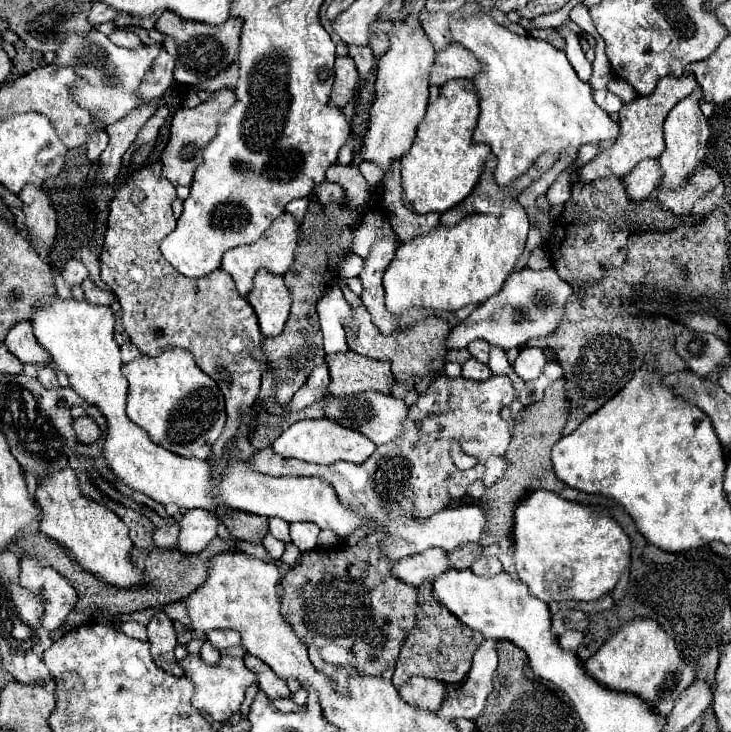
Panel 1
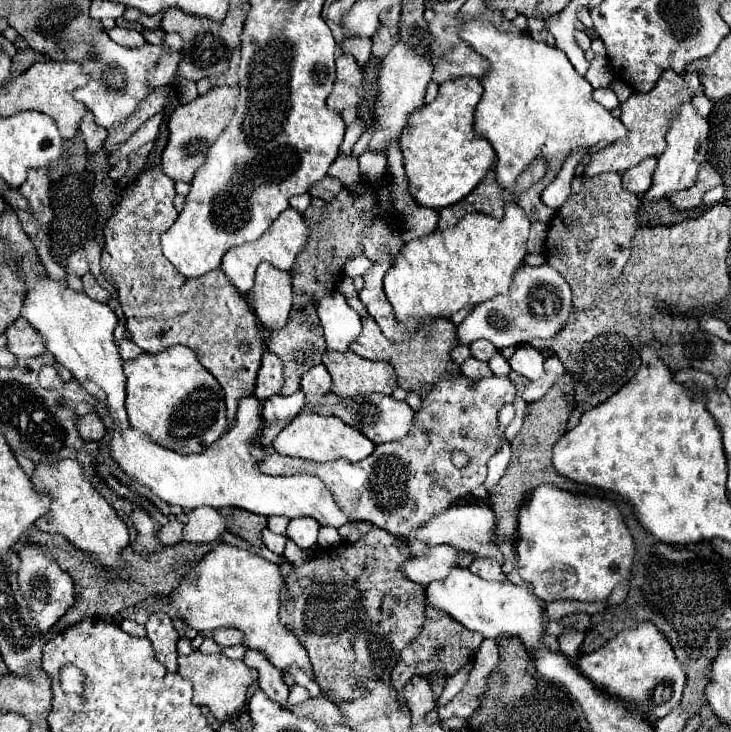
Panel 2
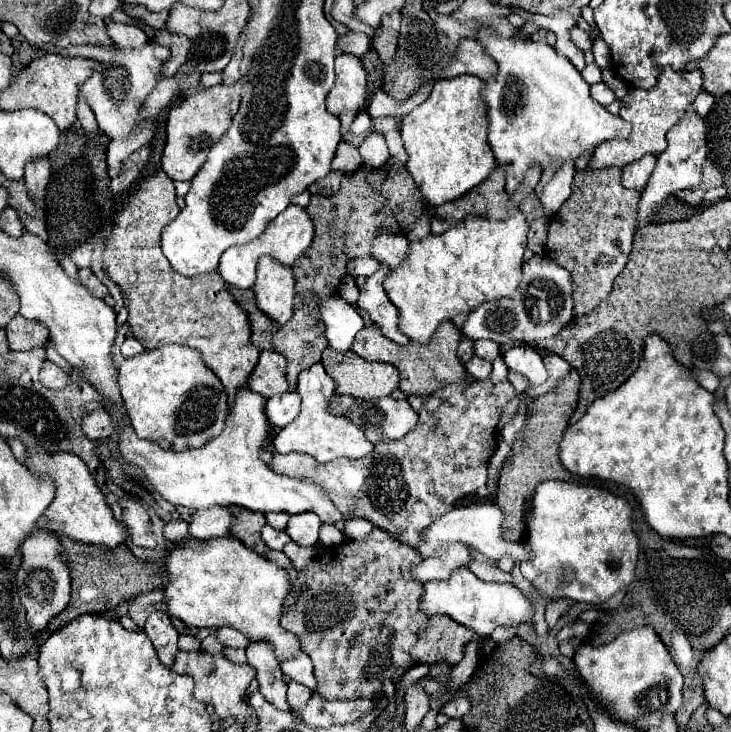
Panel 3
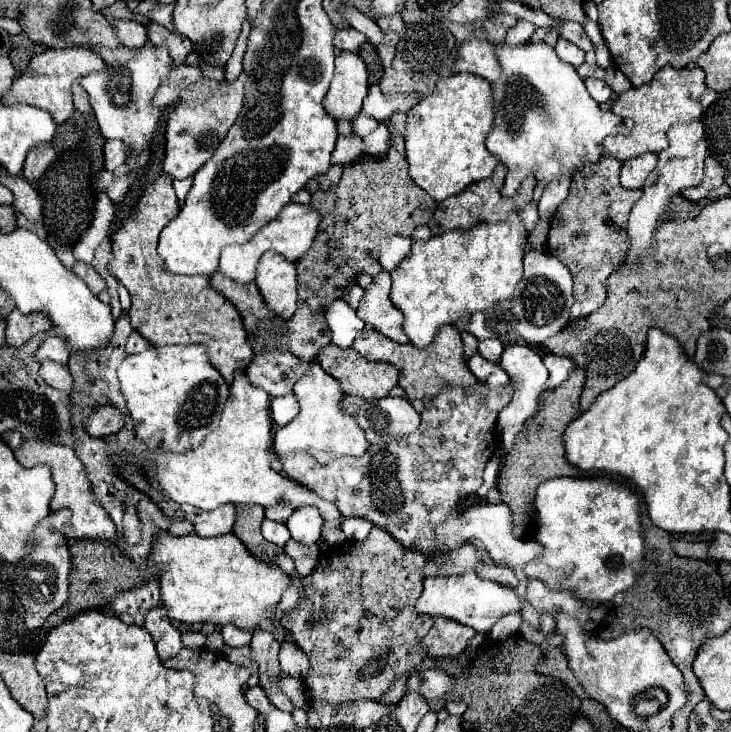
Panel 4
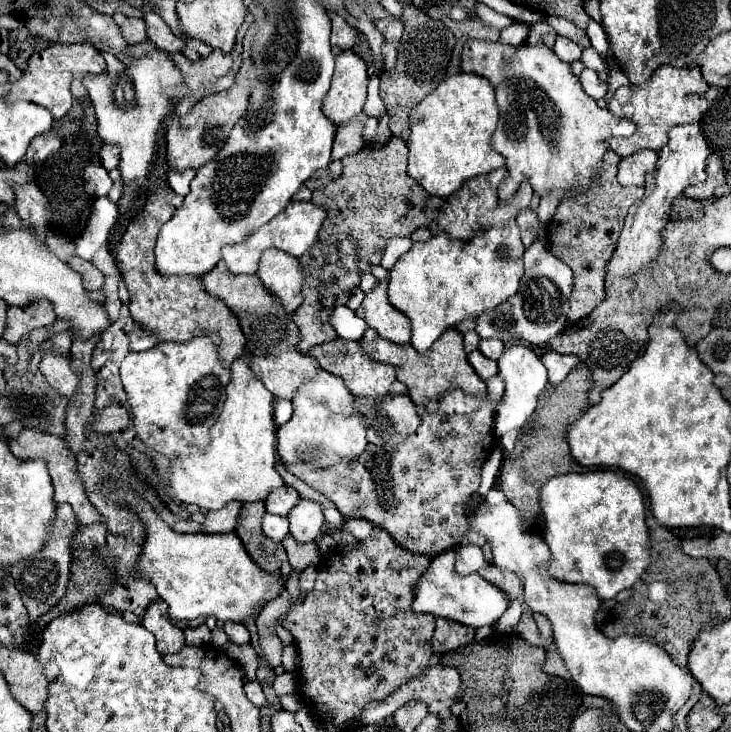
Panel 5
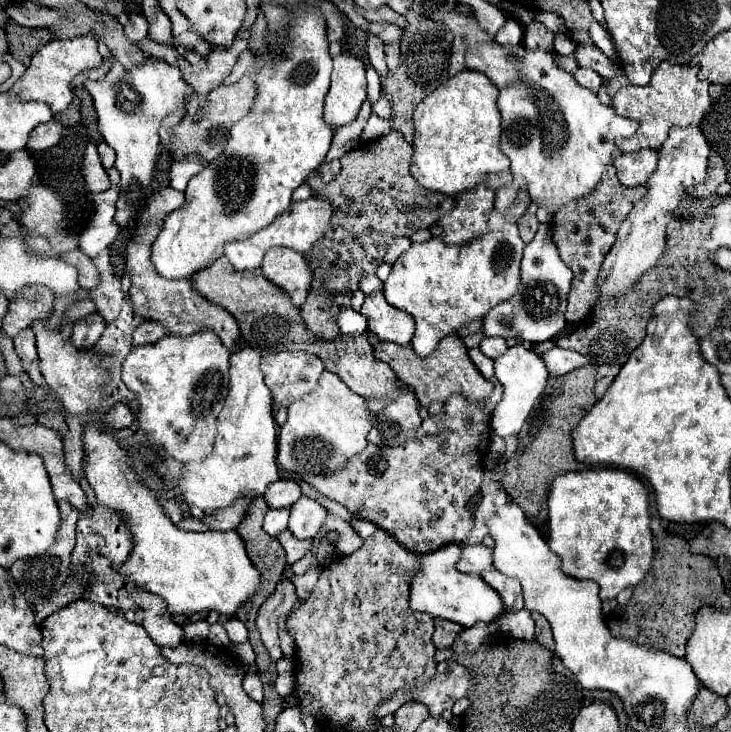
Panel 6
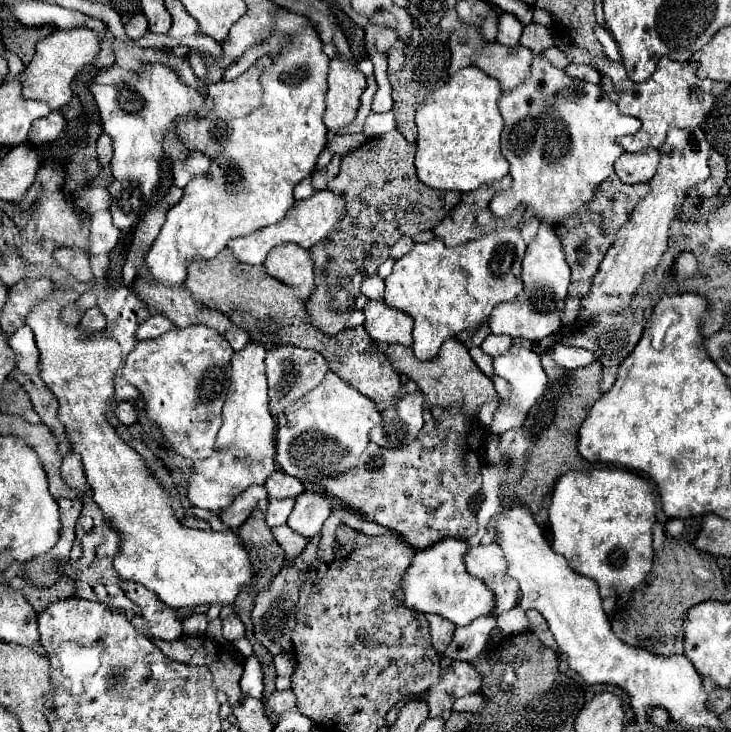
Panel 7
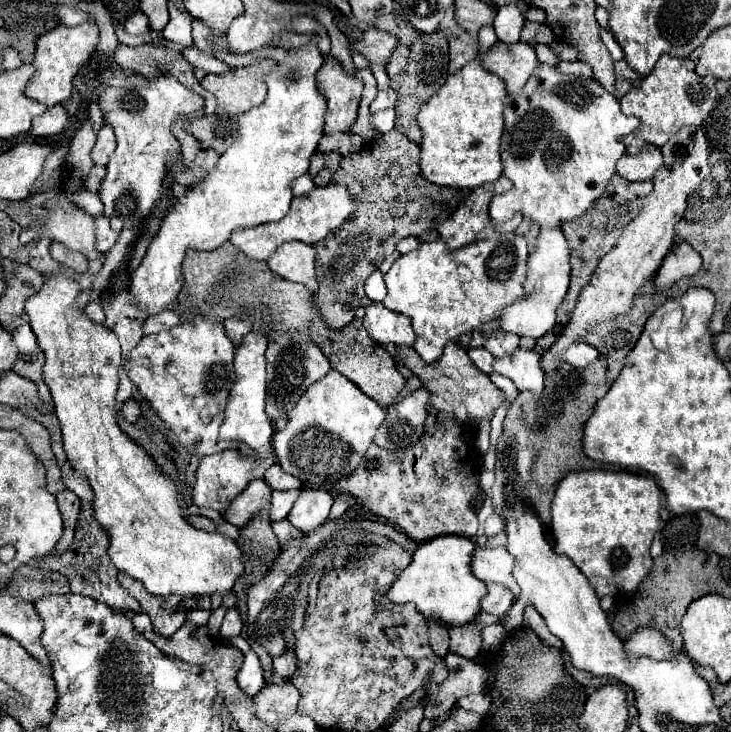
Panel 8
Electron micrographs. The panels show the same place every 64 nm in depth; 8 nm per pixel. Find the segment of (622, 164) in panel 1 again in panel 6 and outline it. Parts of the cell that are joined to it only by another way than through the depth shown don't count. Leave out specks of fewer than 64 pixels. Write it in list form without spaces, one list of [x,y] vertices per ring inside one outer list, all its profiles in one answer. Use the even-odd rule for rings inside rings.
[[[662,62],[654,74],[652,80],[646,86],[624,86],[620,88],[614,98],[612,98],[612,108],[616,114],[636,120],[640,124],[638,132],[630,138],[620,140],[618,148],[620,152],[638,152],[640,148],[654,148],[658,150],[664,140],[668,138],[668,130],[672,126],[690,126],[698,124],[704,114],[710,108],[710,98],[708,98],[708,86],[710,82],[698,80],[698,66],[674,66],[668,62]]]

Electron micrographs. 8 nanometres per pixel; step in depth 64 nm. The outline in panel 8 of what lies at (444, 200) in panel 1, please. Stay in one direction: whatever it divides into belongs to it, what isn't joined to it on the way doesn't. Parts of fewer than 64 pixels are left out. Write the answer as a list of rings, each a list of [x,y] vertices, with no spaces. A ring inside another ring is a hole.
[[[478,58],[448,76],[446,84],[418,112],[418,126],[422,128],[418,164],[428,182],[450,188],[478,188],[504,174],[500,160],[504,98],[504,82],[484,70]]]

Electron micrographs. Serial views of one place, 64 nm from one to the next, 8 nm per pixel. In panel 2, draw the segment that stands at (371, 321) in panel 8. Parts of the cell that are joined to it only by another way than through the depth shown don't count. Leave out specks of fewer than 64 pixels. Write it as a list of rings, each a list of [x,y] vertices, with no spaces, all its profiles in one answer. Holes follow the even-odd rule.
[[[384,250],[380,258],[372,264],[372,268],[364,274],[364,288],[360,292],[360,300],[366,306],[368,314],[378,322],[382,334],[390,340],[398,340],[398,320],[392,314],[392,308],[386,304],[382,278],[392,266],[392,256]]]

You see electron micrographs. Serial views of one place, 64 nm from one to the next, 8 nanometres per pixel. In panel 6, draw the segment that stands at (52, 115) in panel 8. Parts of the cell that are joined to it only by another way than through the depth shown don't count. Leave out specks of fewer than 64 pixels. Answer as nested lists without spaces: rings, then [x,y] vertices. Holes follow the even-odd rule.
[[[50,120],[46,126],[38,126],[38,130],[34,130],[34,134],[30,134],[30,142],[28,142],[26,150],[32,156],[46,152],[58,144],[60,134],[62,134],[62,124],[58,124],[56,120]]]

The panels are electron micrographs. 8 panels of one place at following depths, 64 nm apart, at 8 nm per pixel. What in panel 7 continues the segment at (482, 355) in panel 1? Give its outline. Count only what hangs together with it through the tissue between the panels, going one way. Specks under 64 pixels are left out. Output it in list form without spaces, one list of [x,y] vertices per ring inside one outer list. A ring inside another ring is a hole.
[[[490,334],[490,336],[486,336],[486,340],[482,342],[480,348],[482,348],[488,356],[496,358],[496,356],[504,354],[510,346],[512,346],[512,338],[510,338],[510,336],[494,336],[494,334]]]

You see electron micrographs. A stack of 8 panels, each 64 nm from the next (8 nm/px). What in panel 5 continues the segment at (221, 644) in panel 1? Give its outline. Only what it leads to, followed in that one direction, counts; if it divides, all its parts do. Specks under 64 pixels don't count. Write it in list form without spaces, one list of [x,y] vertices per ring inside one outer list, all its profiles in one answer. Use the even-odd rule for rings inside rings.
[[[226,622],[224,632],[226,632],[226,636],[228,636],[228,640],[232,644],[248,644],[250,642],[250,632],[248,632],[248,628],[244,624]]]

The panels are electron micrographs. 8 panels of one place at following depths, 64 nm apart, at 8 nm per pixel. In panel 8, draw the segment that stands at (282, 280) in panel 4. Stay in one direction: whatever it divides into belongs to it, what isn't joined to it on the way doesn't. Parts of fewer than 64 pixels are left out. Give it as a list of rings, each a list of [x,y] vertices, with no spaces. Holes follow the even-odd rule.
[[[286,242],[266,260],[270,270],[290,282],[304,284],[310,292],[318,290],[314,274],[314,248],[304,242]]]

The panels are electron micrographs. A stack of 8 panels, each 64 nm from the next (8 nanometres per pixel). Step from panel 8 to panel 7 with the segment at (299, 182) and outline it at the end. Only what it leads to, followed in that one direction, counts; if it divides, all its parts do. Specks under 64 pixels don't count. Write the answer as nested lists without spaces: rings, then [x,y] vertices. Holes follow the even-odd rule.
[[[304,178],[296,188],[294,188],[294,198],[296,200],[304,200],[304,198],[310,198],[314,194],[312,186],[310,186],[310,178]]]

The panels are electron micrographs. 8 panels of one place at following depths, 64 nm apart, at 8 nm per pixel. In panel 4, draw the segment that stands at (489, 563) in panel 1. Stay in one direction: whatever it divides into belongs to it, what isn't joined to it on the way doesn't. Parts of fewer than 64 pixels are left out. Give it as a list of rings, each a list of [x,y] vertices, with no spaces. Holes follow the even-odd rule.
[[[480,562],[478,568],[476,568],[476,574],[484,580],[494,580],[494,582],[500,582],[504,586],[512,586],[516,588],[516,576],[510,568],[504,568],[504,566],[496,566],[496,564],[486,564],[486,562]]]

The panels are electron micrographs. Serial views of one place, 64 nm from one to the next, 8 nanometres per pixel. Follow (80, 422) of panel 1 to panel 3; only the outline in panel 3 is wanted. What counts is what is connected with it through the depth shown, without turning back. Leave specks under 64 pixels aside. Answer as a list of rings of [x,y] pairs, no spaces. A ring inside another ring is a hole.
[[[94,410],[82,418],[82,432],[90,440],[104,440],[114,432],[114,422],[104,410]]]

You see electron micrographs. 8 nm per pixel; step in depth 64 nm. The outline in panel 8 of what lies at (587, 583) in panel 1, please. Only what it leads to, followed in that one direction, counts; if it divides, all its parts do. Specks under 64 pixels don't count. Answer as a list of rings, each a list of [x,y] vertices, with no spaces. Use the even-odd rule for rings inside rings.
[[[580,470],[566,474],[552,500],[554,550],[568,556],[592,582],[596,594],[634,592],[652,568],[650,544],[660,526],[660,490],[650,476],[624,470]]]

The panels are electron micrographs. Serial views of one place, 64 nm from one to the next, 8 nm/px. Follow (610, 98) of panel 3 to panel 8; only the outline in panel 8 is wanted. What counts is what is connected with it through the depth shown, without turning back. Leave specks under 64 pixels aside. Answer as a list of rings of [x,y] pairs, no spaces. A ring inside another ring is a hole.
[[[560,62],[556,66],[562,74],[574,74],[574,76],[584,76],[584,78],[594,78],[592,68],[586,62]]]

